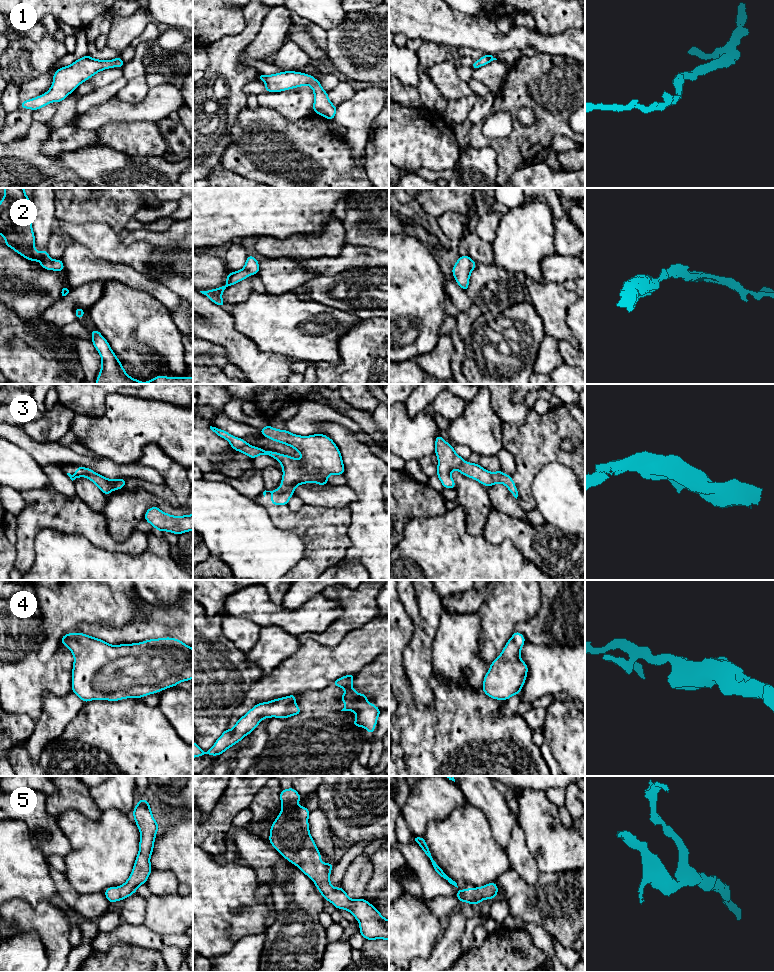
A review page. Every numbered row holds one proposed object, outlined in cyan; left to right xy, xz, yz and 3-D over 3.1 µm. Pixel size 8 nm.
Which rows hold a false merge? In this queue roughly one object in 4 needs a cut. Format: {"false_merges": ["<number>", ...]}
{"false_merges": []}

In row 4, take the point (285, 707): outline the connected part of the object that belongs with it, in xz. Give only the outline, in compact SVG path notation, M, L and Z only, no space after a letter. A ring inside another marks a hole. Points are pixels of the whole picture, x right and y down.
M292 694L256 704L248 713L237 720L236 725L231 730L226 729L207 752L202 751L193 741L193 758L203 755L217 756L224 753L228 748L250 734L264 718L274 716L284 719L293 715L300 715L301 710L295 700L296 694Z

